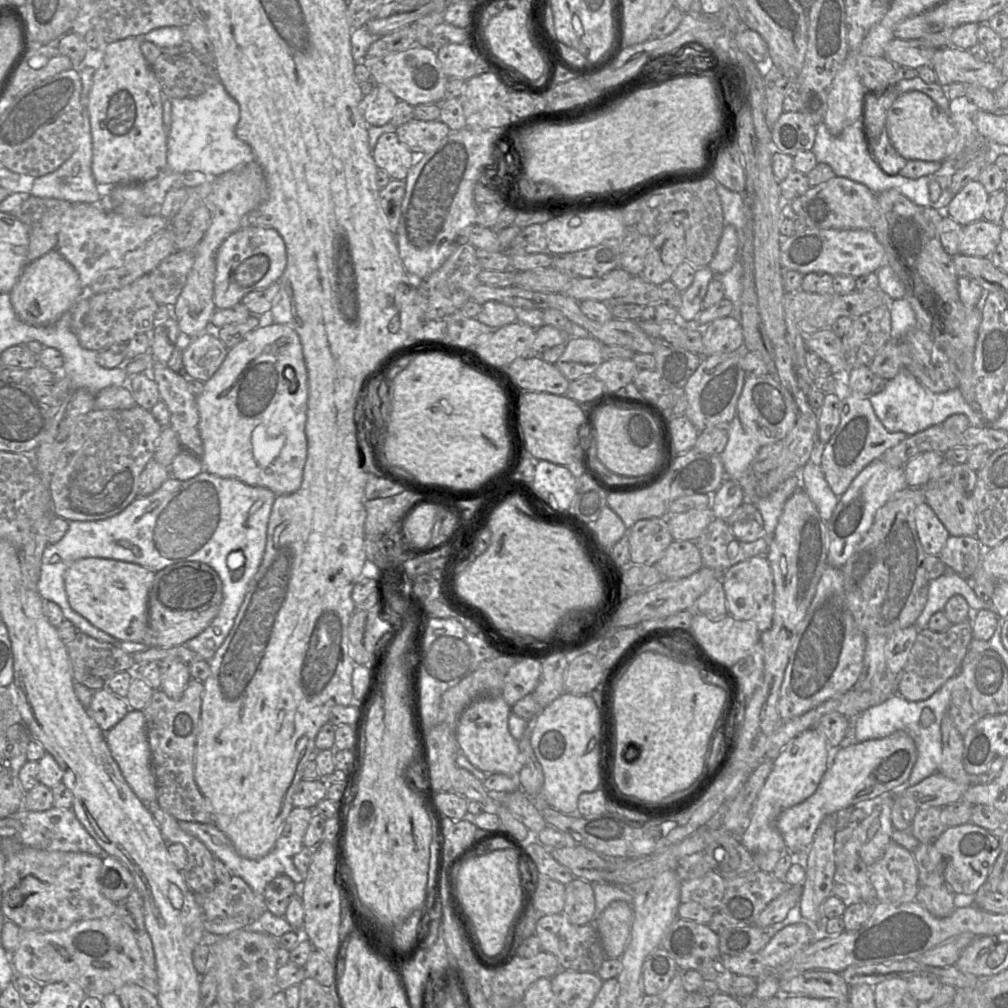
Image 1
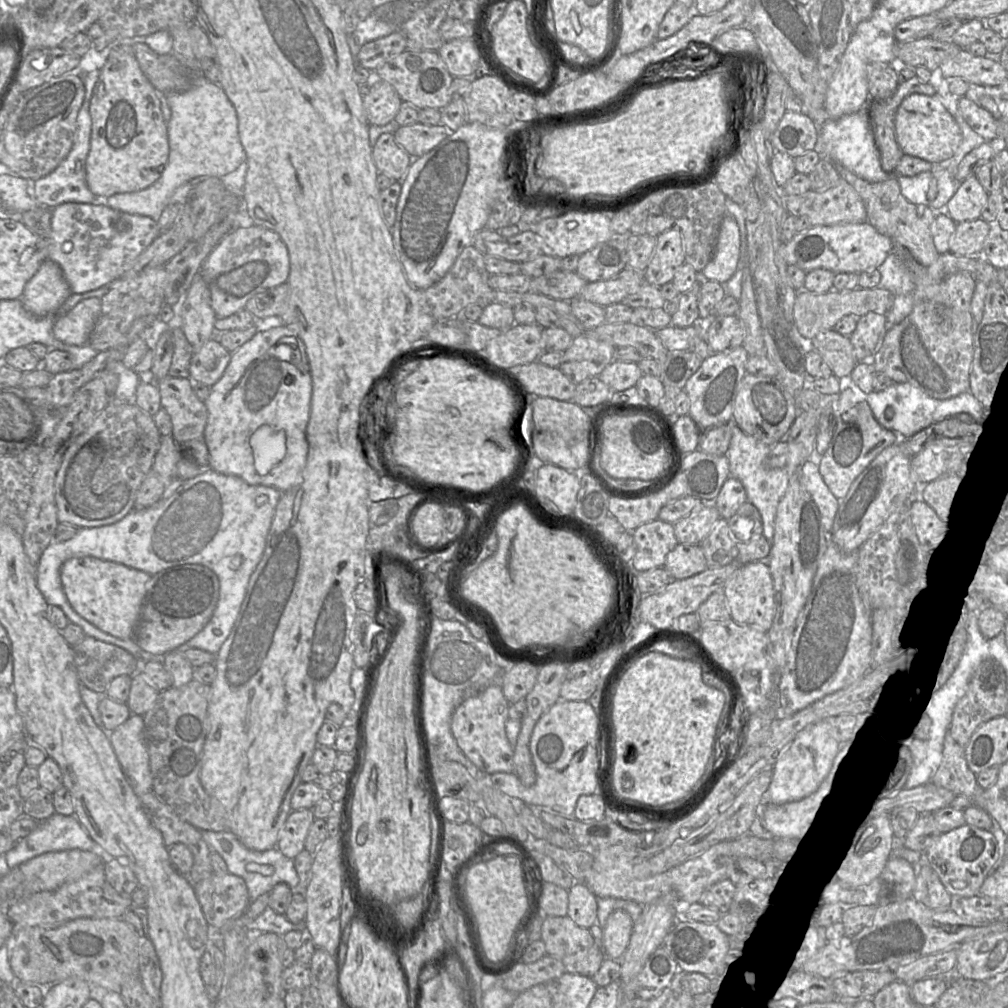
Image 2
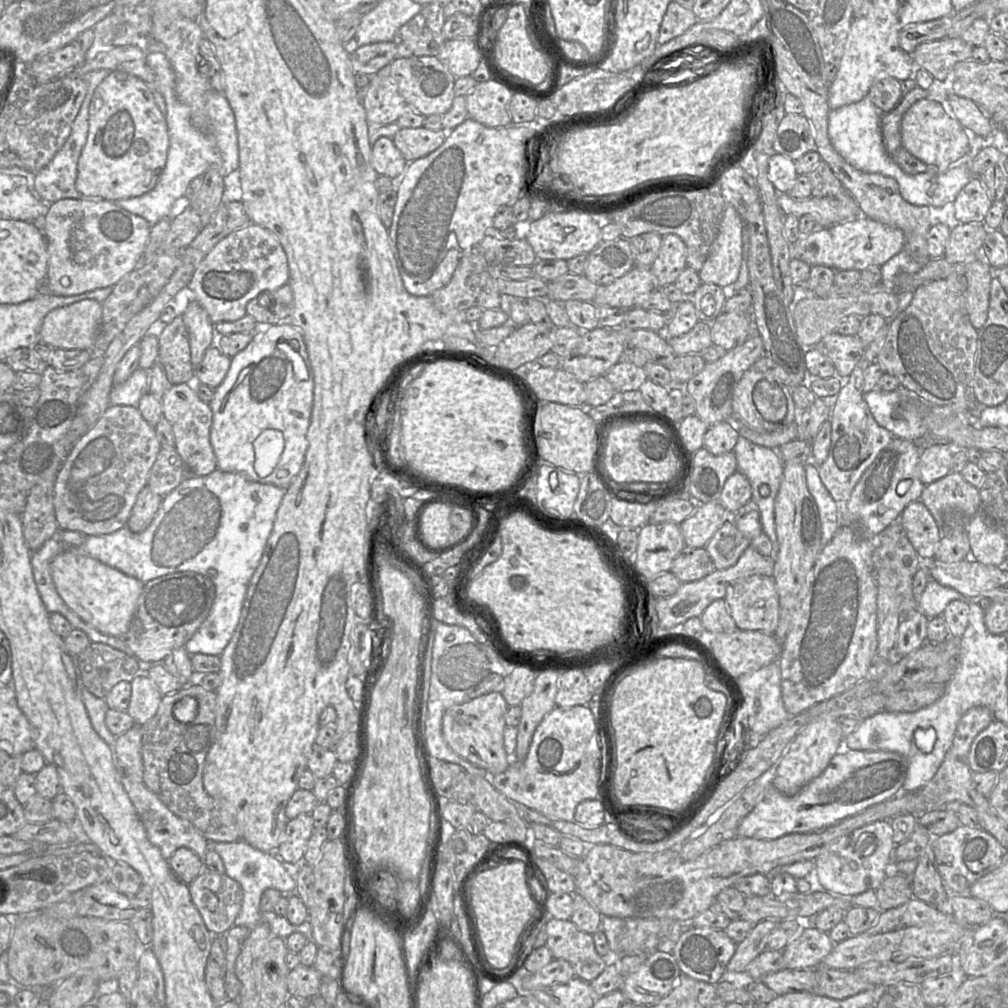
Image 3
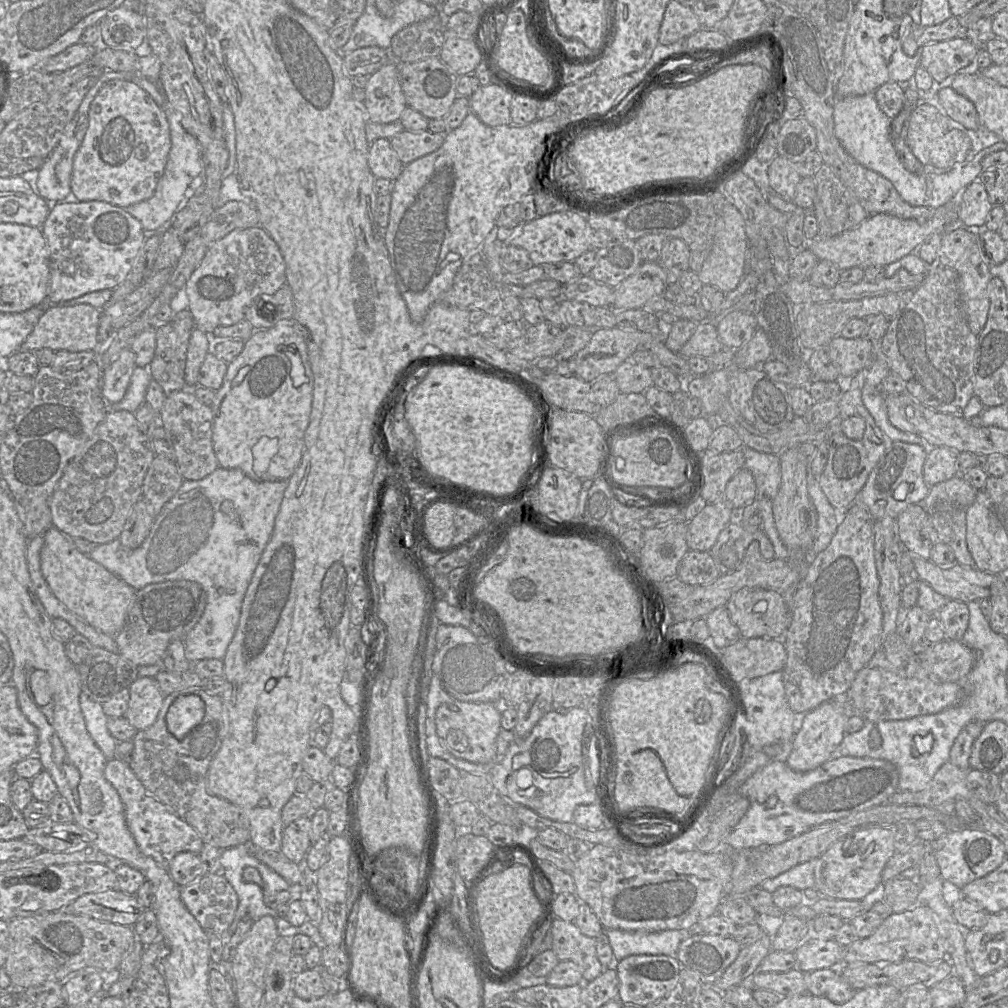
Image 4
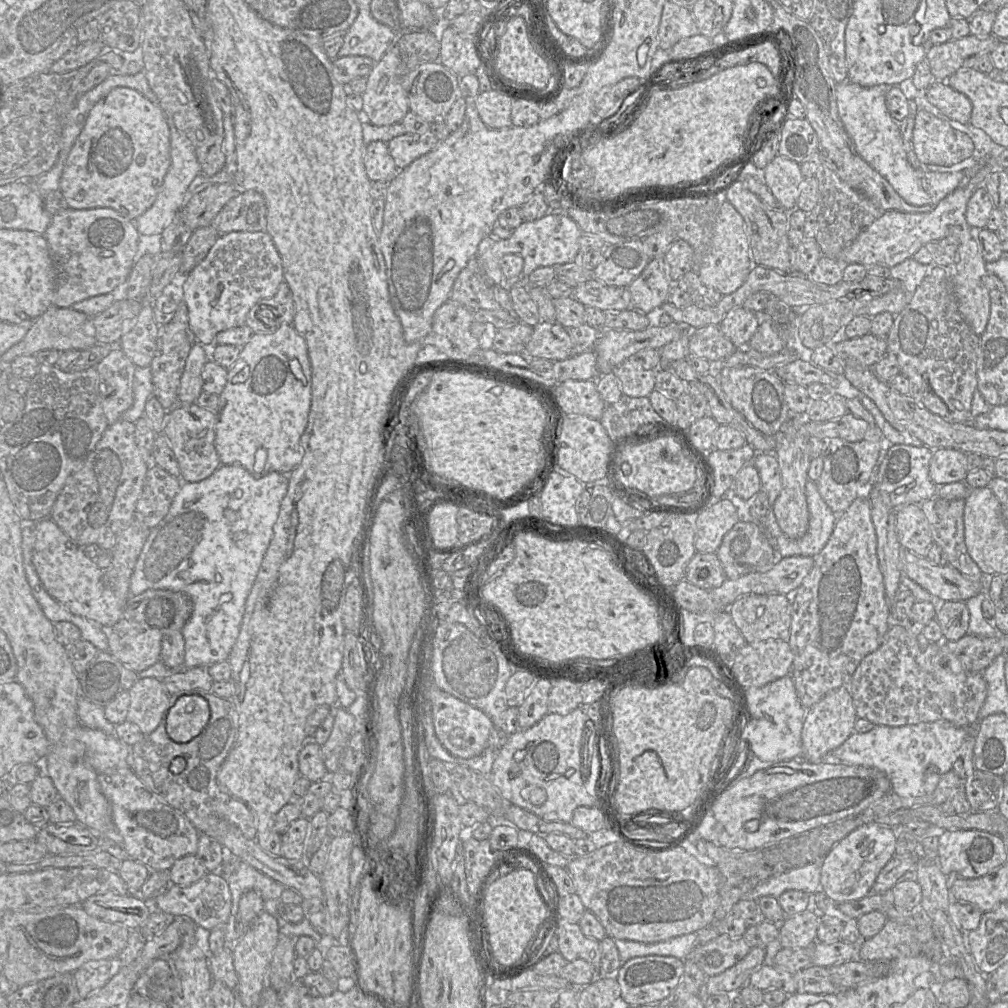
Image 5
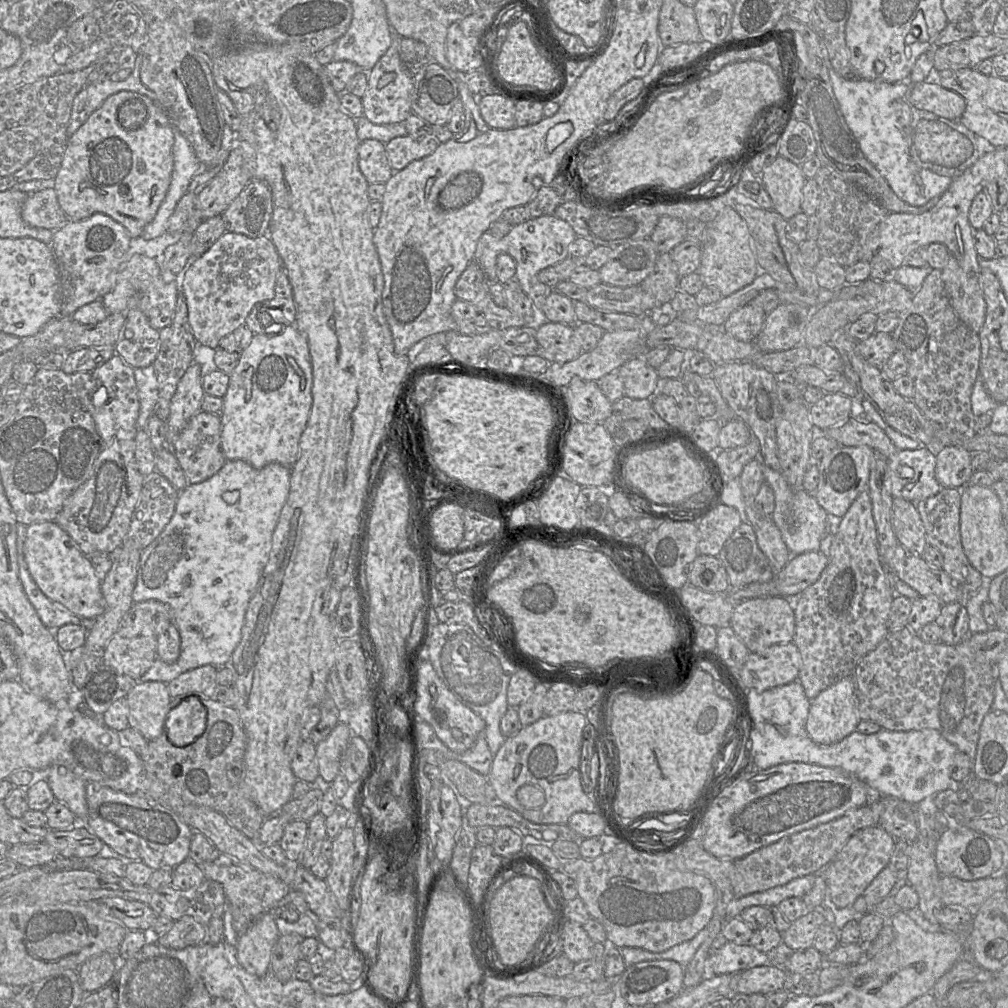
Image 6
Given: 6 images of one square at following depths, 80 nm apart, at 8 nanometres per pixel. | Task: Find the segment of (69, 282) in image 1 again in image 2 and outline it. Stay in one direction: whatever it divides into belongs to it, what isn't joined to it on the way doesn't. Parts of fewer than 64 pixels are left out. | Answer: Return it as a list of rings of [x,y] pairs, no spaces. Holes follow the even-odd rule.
[[[45,259],[26,283],[20,301],[28,313],[44,317],[58,309],[70,295],[69,284],[60,266]]]

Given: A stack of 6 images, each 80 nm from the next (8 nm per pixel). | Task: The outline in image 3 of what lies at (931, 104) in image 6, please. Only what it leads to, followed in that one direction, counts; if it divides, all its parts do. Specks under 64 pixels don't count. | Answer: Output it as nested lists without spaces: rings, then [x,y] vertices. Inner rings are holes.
[[[951,93],[948,97],[957,120],[979,136],[987,136],[992,130],[992,121],[974,101]]]

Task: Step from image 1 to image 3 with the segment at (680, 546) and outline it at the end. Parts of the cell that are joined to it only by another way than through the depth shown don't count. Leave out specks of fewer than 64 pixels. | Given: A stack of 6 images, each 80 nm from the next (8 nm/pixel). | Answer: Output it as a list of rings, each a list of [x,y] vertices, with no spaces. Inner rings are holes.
[[[685,546],[673,561],[671,572],[681,583],[700,580],[716,570],[705,548]]]

